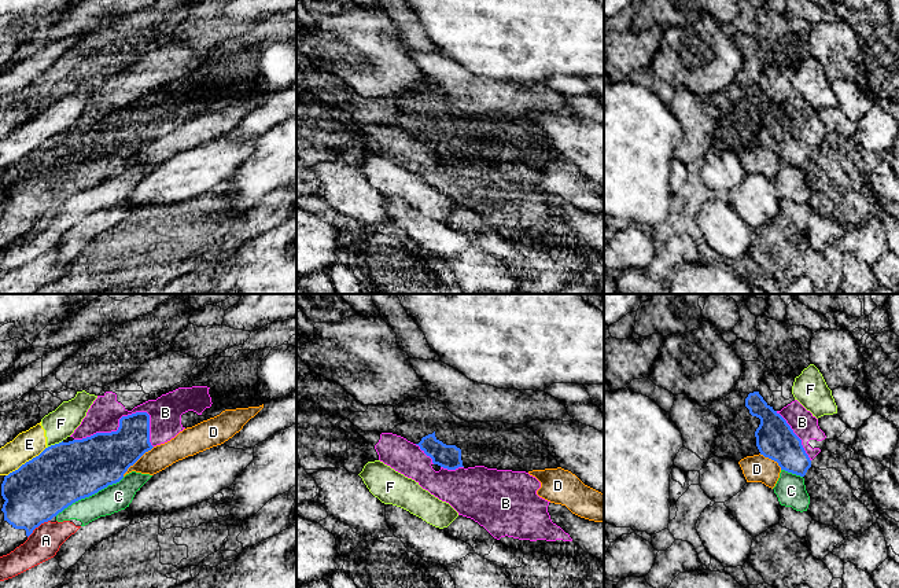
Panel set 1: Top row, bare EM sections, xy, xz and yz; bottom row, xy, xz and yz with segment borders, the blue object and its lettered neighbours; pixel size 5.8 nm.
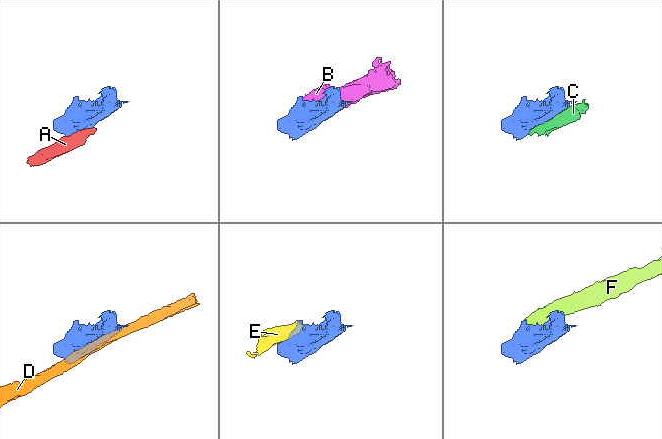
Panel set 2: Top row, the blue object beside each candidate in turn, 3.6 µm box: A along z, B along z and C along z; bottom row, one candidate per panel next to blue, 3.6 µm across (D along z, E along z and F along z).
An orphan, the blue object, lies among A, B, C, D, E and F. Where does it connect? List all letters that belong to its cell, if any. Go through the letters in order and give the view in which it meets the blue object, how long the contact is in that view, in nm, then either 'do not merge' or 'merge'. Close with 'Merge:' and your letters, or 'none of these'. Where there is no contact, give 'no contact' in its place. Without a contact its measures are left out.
A: meets blue in xy; contact 170 nm long; do not merge
B: meets blue in xy; contact 480 nm long; merge
C: meets blue in xy; contact 460 nm long; do not merge
D: meets blue in xy; contact 260 nm long; do not merge
E: meets blue in xy; contact 300 nm long; do not merge
F: meets blue in xy; contact 110 nm long; do not merge
Merge: B

